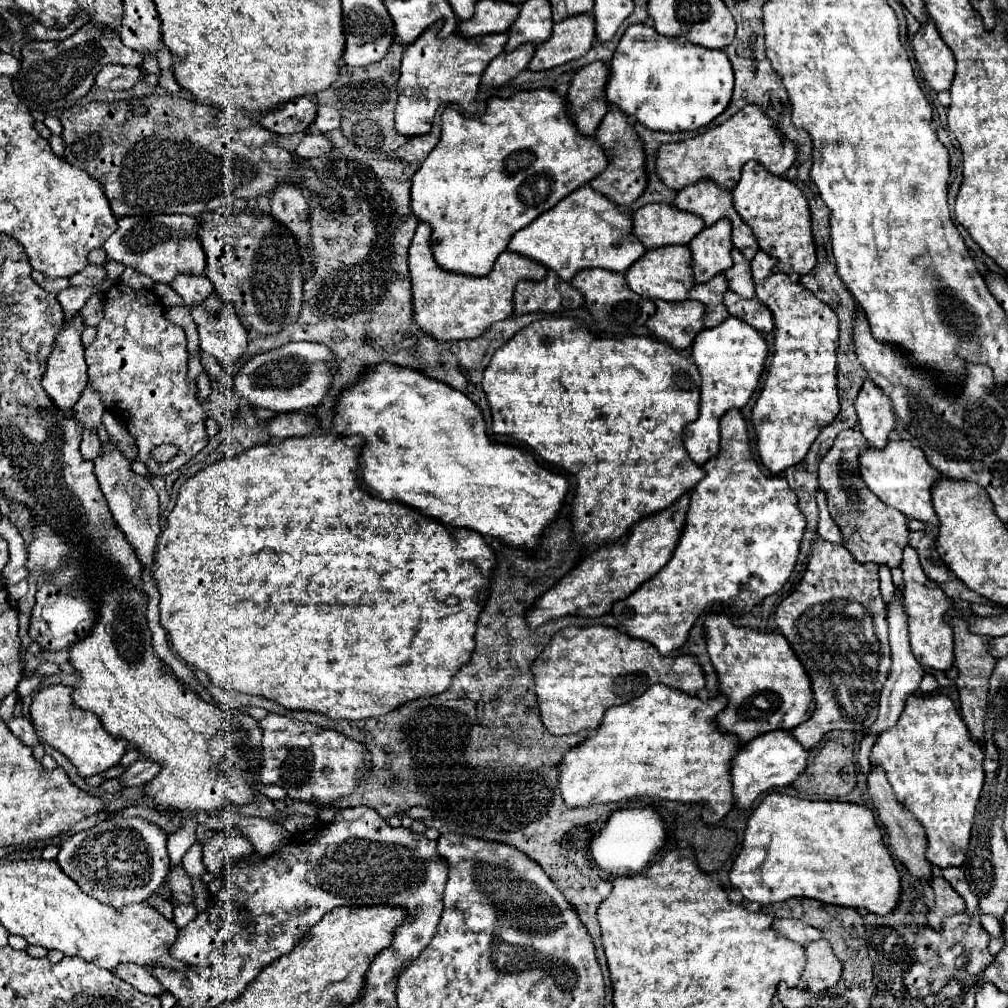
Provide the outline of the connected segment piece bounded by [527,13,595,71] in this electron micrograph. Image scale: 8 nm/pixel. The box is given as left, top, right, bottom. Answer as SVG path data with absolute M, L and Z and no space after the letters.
M577 15L575 19L563 19L563 23L553 25L551 37L537 45L535 55L529 63L529 71L547 71L559 67L567 61L585 55L595 41L595 25L589 15Z

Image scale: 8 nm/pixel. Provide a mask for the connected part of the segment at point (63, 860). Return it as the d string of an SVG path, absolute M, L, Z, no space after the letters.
M141 817L103 821L67 839L61 845L57 863L83 889L83 893L121 911L133 901L141 903L149 899L163 885L169 871L167 837L167 831Z

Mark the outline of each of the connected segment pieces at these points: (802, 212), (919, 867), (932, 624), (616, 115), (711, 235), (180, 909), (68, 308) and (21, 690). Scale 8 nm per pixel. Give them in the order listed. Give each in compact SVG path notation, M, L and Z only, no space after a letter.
M757 161L745 163L733 193L733 205L759 243L759 249L777 259L775 273L805 275L815 267L815 245L811 237L811 215L803 193L787 179L771 175Z
M871 769L871 775L867 777L867 785L869 785L869 795L871 795L871 799L879 811L879 819L883 821L885 833L889 835L889 845L891 845L895 857L909 869L911 875L931 879L931 863L925 859L925 843L927 843L925 831L917 823L917 819L911 813L907 813L907 809L903 809L901 803L895 799L893 789L885 777L885 771L883 769Z
M907 545L903 549L903 561L901 561L901 569L903 569L903 579L905 579L905 589L903 589L903 599L905 599L905 613L907 613L907 621L909 621L909 637L911 637L911 651L915 655L915 659L927 667L927 669L935 669L935 671L947 671L953 665L953 631L951 627L943 621L945 611L951 607L949 597L941 591L941 587L931 581L917 559L917 551Z
M611 107L607 111L607 115L603 117L599 129L595 131L595 141L601 145L601 149L605 151L607 159L609 159L609 165L607 169L597 175L595 179L589 181L589 185L605 195L609 201L613 201L615 205L631 205L645 189L645 169L643 169L643 143L639 139L639 135L635 133L633 125L629 123L627 115L623 115L619 109Z
M721 219L697 233L691 243L691 269L695 283L705 283L731 267L731 221Z
M175 905L173 915L175 915L175 919L173 919L175 925L177 925L179 929L183 929L183 927L189 925L191 919L197 915L197 909L195 909L195 905Z
M107 279L99 287L67 287L67 289L59 291L57 299L65 311L65 319L71 319L71 315L77 315L93 293L107 291L107 287L111 287L111 285L113 285L113 281Z
M37 675L37 677L29 677L29 679L23 679L19 685L17 685L17 693L21 697L27 697L39 683L45 679L46 675Z

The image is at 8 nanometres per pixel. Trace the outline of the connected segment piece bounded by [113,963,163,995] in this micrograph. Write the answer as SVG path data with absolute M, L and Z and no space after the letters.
M121 963L113 969L113 973L117 977L121 977L123 981L131 983L141 993L147 993L147 995L161 995L163 993L163 987L159 985L159 981L155 981L155 977L151 975L151 971L147 967L141 967L135 963Z

